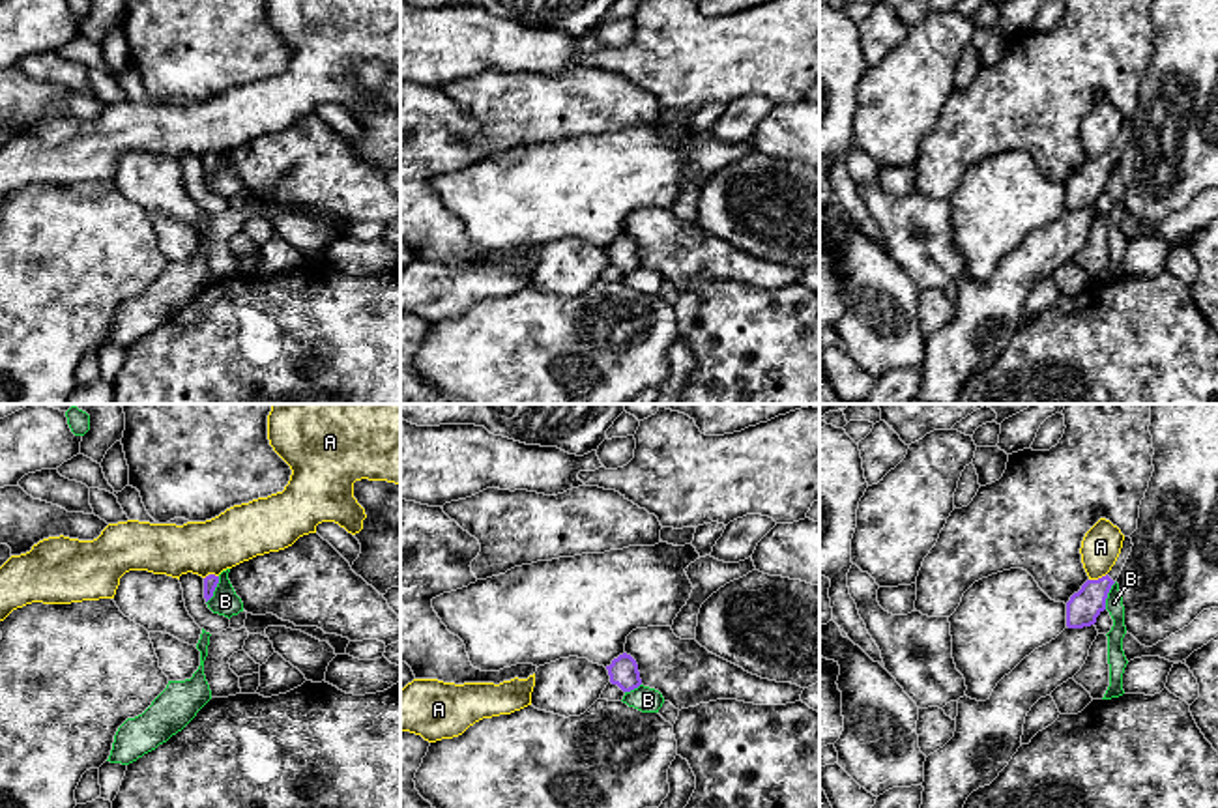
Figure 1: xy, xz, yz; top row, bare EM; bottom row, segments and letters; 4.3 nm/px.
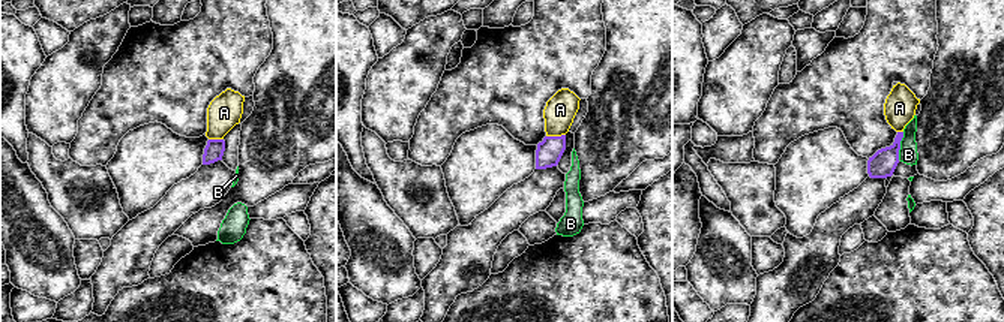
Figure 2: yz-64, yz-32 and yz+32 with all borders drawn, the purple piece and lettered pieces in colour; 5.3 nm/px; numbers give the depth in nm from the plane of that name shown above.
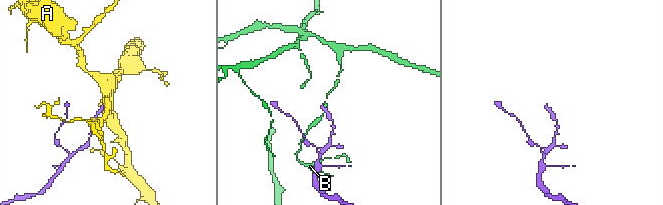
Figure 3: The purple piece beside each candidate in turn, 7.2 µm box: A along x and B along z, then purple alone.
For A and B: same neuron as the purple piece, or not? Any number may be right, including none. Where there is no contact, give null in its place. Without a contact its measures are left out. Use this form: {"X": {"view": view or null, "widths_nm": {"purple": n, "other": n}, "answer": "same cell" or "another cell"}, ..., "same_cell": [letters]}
{"A": {"view": "yz", "widths_nm": {"purple": 140, "other": 170}, "answer": "another cell"}, "B": {"view": "yz", "widths_nm": {"purple": 140, "other": 80}, "answer": "another cell"}, "same_cell": []}

